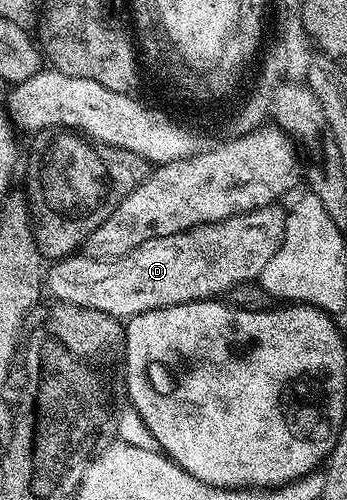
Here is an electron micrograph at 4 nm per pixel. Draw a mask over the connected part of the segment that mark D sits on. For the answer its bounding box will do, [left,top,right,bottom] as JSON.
[46,206,285,318]

